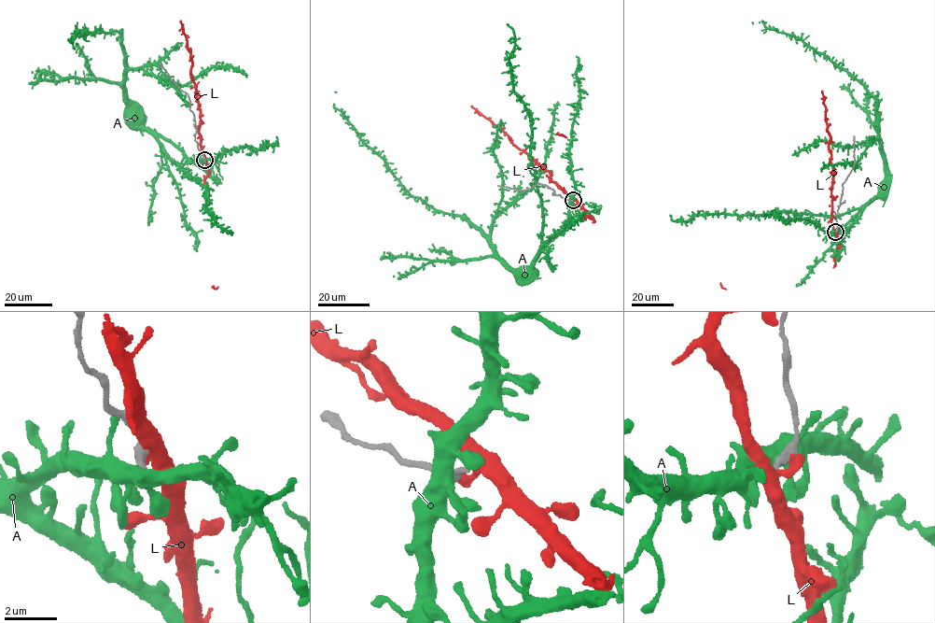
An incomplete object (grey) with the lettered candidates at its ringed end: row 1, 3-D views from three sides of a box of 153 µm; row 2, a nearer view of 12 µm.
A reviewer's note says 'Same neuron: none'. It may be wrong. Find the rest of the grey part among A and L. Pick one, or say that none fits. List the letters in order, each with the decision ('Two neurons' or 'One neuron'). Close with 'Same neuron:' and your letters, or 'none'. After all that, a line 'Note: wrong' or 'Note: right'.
A: Two neurons
L: Two neurons
Same neuron: none
Note: right

